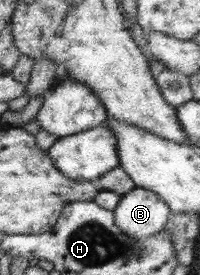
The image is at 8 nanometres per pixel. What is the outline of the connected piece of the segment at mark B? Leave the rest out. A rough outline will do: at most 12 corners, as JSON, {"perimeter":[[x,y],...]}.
{"perimeter":[[155,191],[121,196],[116,226],[132,239],[159,235],[174,215]]}

